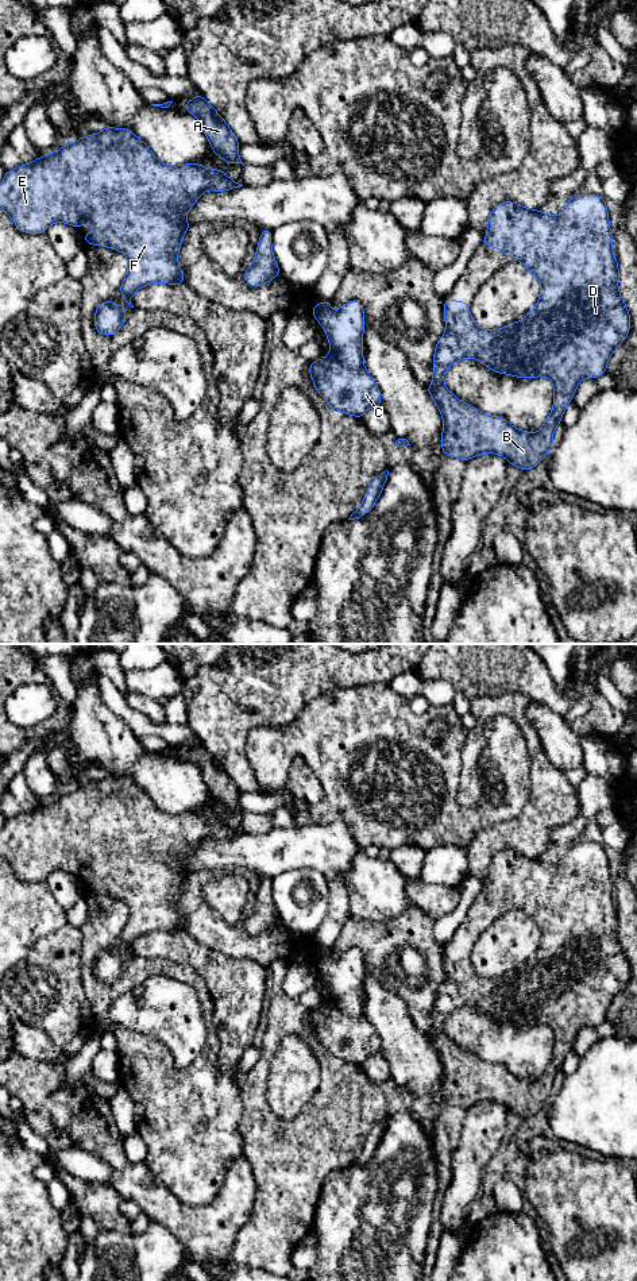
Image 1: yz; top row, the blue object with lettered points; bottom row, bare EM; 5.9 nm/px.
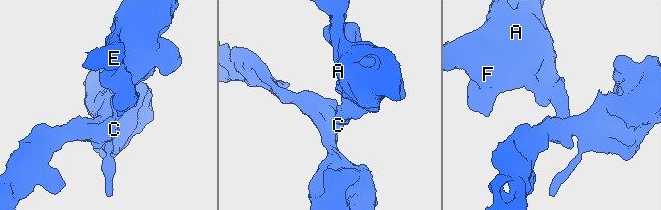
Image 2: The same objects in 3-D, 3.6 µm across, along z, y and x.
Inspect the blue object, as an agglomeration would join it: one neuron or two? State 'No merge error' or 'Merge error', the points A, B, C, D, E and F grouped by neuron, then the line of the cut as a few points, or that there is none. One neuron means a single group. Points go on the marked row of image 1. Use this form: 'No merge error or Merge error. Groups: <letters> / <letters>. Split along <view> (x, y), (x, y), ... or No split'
Merge error. Groups: A E F / B C D. Split along yz (329, 354), (350, 369), (363, 367)

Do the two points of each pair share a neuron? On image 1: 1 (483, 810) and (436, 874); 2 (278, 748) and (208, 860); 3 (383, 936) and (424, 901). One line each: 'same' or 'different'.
1: different
2: different
3: different

